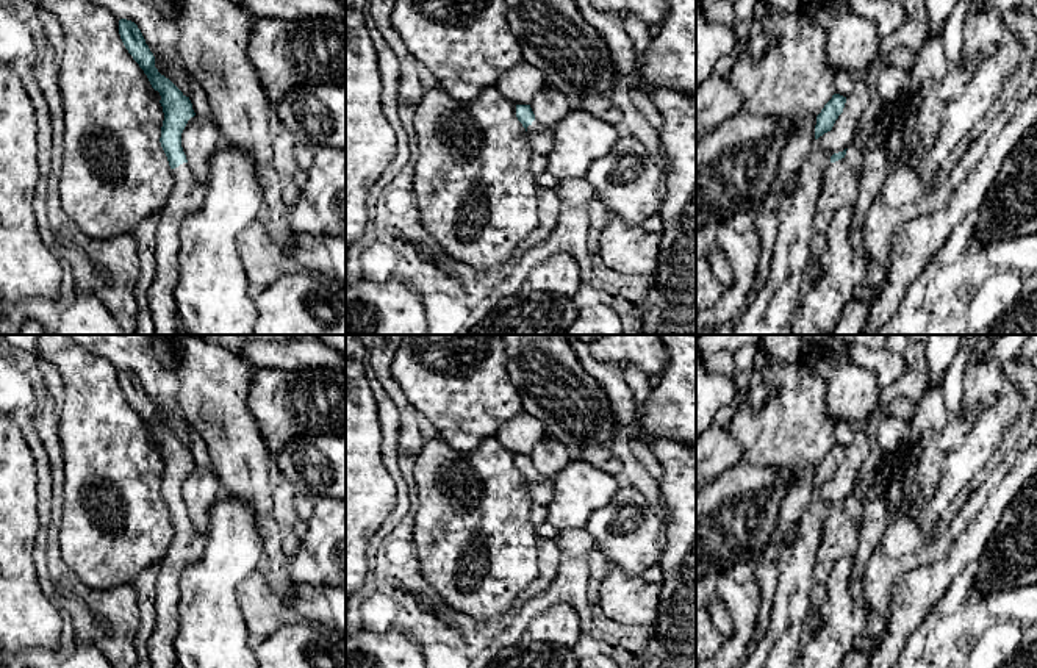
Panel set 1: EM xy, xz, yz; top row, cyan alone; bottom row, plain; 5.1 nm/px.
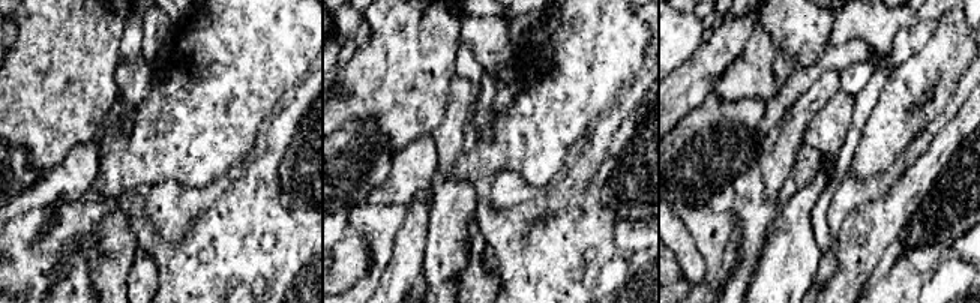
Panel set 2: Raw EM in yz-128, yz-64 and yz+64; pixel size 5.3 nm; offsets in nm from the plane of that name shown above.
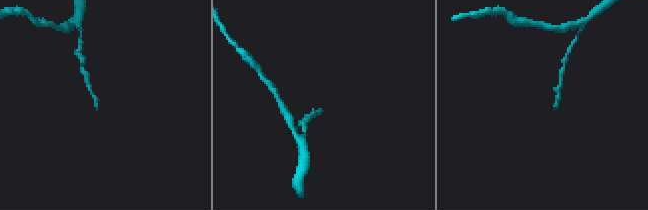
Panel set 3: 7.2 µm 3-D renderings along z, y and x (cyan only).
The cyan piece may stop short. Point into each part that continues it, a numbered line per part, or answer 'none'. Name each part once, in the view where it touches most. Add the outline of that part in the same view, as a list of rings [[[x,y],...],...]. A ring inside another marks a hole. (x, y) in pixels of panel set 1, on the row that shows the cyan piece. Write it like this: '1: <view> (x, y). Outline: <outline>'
1: yz (840, 186). Outline: [[[851,144],[846,155],[827,166],[823,174],[818,205],[813,219],[809,264],[804,282],[816,282],[821,275],[821,255],[827,249],[826,232],[835,213],[843,207],[856,207],[859,199],[859,172],[863,169],[863,156]]]

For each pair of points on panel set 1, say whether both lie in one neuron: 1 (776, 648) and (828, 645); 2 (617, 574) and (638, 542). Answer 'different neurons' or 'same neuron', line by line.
1: different neurons
2: different neurons

